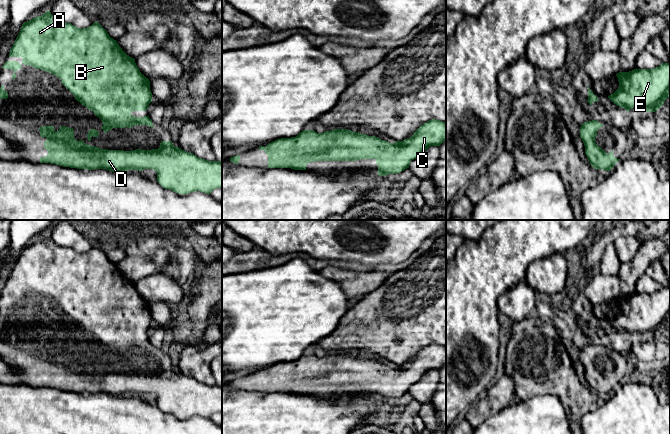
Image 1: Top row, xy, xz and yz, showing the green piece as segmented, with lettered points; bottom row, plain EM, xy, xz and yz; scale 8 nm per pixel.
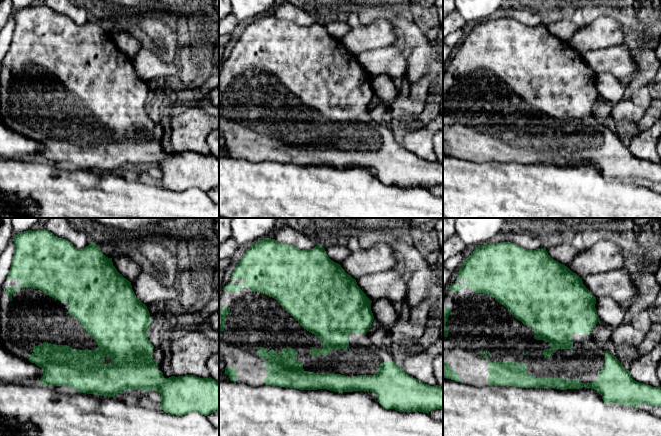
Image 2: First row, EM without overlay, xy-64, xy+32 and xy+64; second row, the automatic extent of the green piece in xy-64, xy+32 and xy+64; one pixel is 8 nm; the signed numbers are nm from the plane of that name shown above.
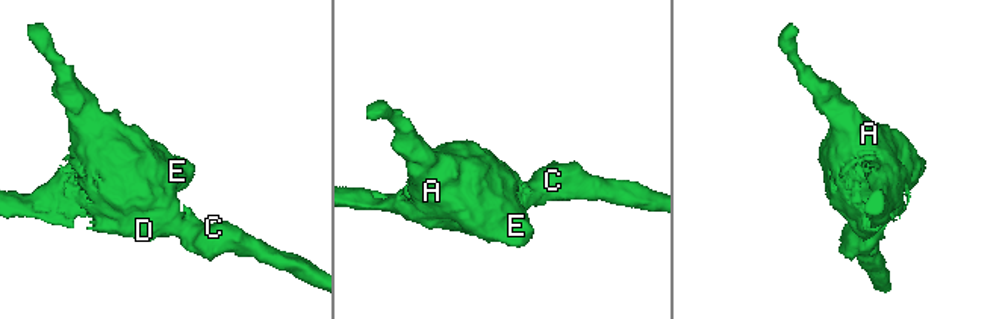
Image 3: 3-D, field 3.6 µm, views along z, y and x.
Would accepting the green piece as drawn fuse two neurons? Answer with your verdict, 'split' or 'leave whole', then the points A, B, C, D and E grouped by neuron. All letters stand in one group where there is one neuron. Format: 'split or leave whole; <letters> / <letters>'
leave whole; A B C D E

